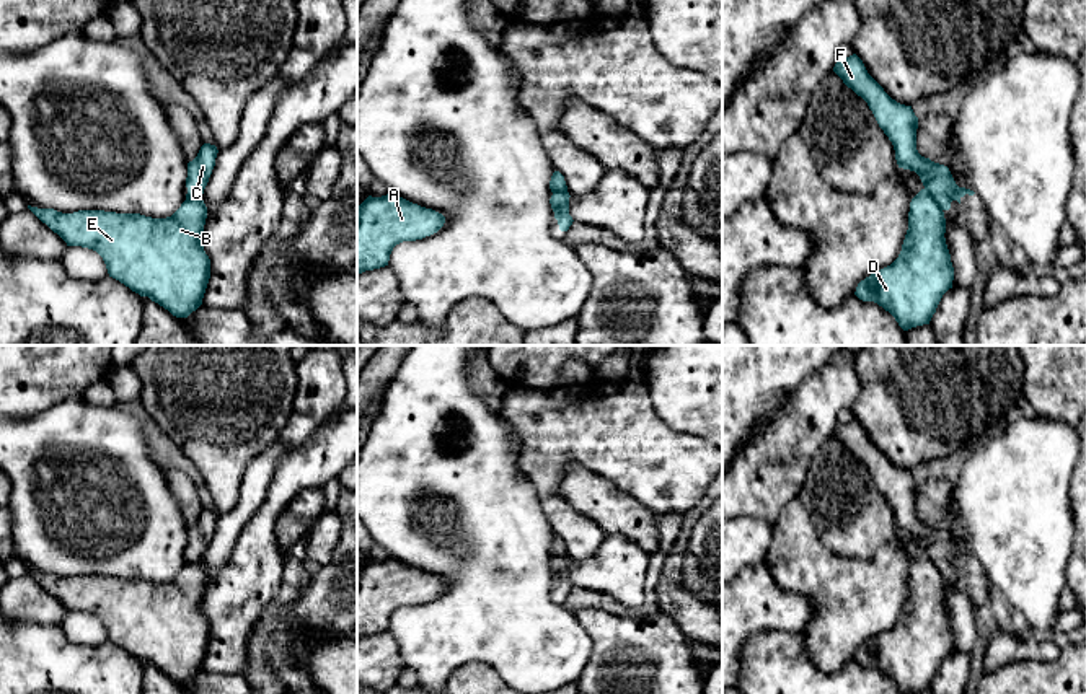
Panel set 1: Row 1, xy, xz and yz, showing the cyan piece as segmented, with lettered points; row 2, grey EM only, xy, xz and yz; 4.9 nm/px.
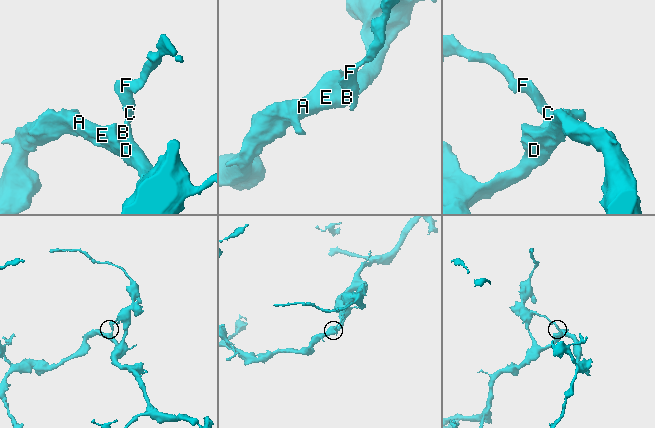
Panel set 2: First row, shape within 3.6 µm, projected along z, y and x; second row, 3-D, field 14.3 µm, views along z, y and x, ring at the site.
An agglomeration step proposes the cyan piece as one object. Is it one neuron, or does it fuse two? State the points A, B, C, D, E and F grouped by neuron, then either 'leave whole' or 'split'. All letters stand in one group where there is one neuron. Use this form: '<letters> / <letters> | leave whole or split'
A B D E / C F | split

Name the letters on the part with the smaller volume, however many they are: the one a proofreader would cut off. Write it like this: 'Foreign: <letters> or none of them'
Foreign: C, F

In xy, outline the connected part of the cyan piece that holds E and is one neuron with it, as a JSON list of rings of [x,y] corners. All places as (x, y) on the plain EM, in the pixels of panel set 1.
[[[189,564],[166,583],[140,578],[28,573],[67,611],[96,616],[109,642],[140,661],[148,661],[176,683],[202,670],[210,643],[210,624],[202,611],[207,572]]]

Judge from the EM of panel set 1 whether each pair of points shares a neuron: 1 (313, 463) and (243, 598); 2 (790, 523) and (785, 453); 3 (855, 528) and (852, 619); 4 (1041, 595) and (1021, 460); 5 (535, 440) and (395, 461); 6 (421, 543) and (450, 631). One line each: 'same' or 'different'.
1: same
2: different
3: different
4: same
5: different
6: same

